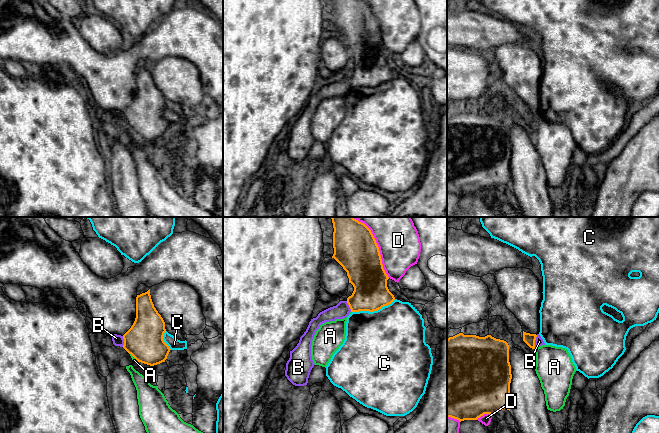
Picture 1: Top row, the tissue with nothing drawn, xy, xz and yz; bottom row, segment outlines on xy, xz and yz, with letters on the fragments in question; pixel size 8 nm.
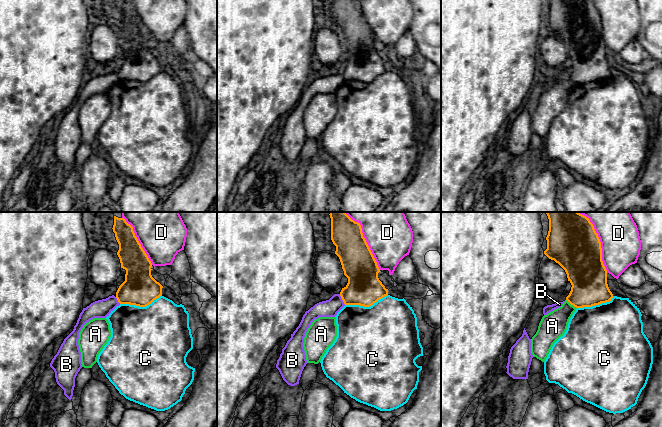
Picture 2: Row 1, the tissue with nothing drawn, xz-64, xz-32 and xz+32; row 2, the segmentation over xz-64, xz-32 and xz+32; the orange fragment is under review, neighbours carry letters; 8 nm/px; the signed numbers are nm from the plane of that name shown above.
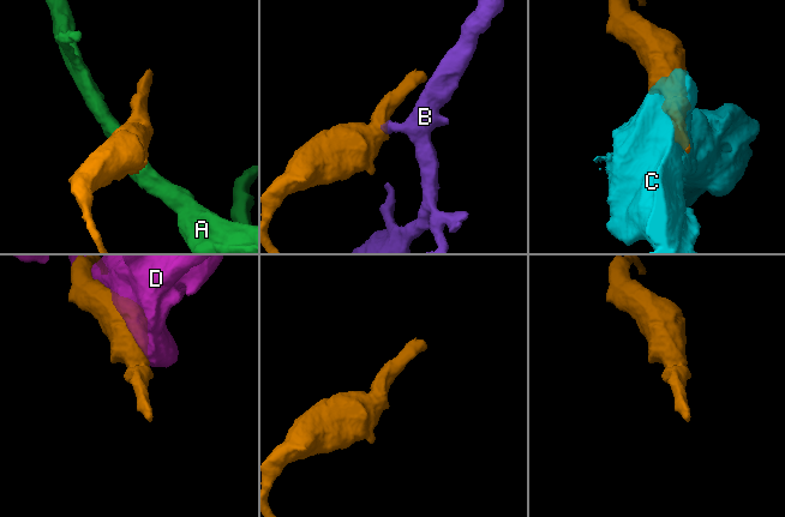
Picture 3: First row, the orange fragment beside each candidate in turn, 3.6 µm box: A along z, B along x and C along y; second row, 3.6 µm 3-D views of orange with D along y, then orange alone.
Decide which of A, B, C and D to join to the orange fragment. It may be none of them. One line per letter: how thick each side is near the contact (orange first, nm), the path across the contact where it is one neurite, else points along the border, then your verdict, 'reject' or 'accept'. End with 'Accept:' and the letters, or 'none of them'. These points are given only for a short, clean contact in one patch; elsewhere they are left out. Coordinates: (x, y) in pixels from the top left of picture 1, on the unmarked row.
A: 300 nm thick on the orange side, 30 nm on the other; border along xy (130, 129), (138, 138); reject
B: 90 nm thick on the orange side, 70 nm on the other; border along yz (537, 111), (535, 123); reject
C: 280 nm thick on the orange side, 480 nm on the other; reject
D: 360 nm thick on the orange side, 340 nm on the other; reject
Accept: none of them

